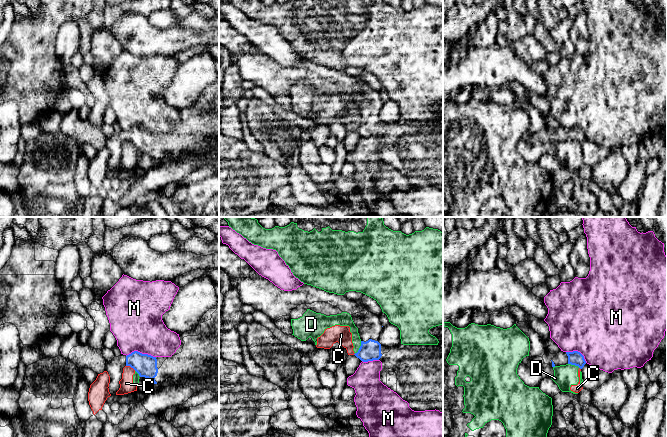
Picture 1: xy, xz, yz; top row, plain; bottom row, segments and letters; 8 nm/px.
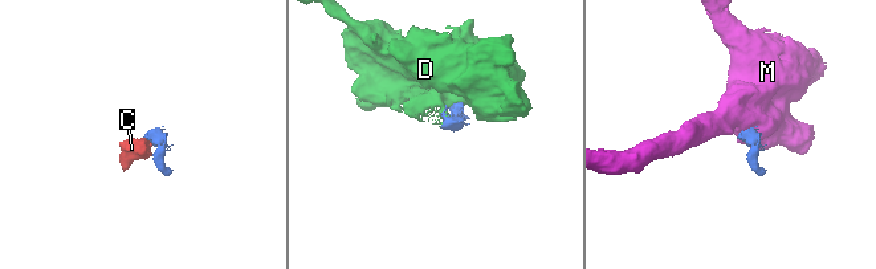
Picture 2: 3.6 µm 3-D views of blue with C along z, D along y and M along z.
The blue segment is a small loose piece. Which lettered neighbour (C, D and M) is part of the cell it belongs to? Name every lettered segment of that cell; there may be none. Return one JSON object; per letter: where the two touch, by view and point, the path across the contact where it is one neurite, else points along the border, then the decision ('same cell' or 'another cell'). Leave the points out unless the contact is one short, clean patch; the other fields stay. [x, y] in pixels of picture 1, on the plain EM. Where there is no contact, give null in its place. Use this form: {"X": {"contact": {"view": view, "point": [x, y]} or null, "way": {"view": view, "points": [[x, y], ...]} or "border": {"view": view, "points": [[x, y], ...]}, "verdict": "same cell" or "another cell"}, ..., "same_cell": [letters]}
{"C": {"contact": {"view": "xy", "point": [131, 143]}, "border": {"view": "xy", "points": [[126, 141], [135, 146]]}, "verdict": "another cell"}, "D": {"contact": {"view": "xz", "point": [360, 123]}, "verdict": "another cell"}, "M": {"contact": {"view": "xy", "point": [141, 129]}, "border": {"view": "xy", "points": [[126, 131], [139, 127], [155, 133]]}, "verdict": "another cell"}, "same_cell": []}

